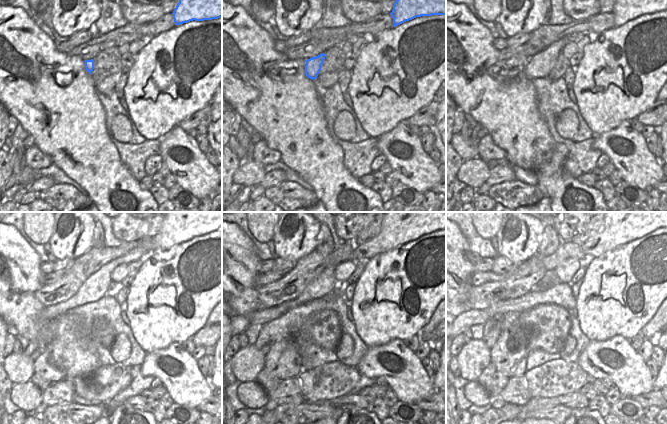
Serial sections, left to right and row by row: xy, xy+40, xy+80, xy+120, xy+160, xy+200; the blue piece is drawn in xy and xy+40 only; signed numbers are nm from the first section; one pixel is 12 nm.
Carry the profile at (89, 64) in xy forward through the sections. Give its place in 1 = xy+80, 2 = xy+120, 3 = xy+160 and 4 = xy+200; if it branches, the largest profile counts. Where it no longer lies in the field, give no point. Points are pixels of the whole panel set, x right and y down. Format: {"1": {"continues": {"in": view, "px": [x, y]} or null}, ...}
{"1": {"continues": {"in": "xy+80", "px": [538, 66]}}, "2": {"continues": {"in": "xy+120", "px": [173, 232]}}, "3": {"continues": {"in": "xy+160", "px": [394, 232]}}, "4": {"continues": {"in": "xy+200", "px": [616, 232]}}}

